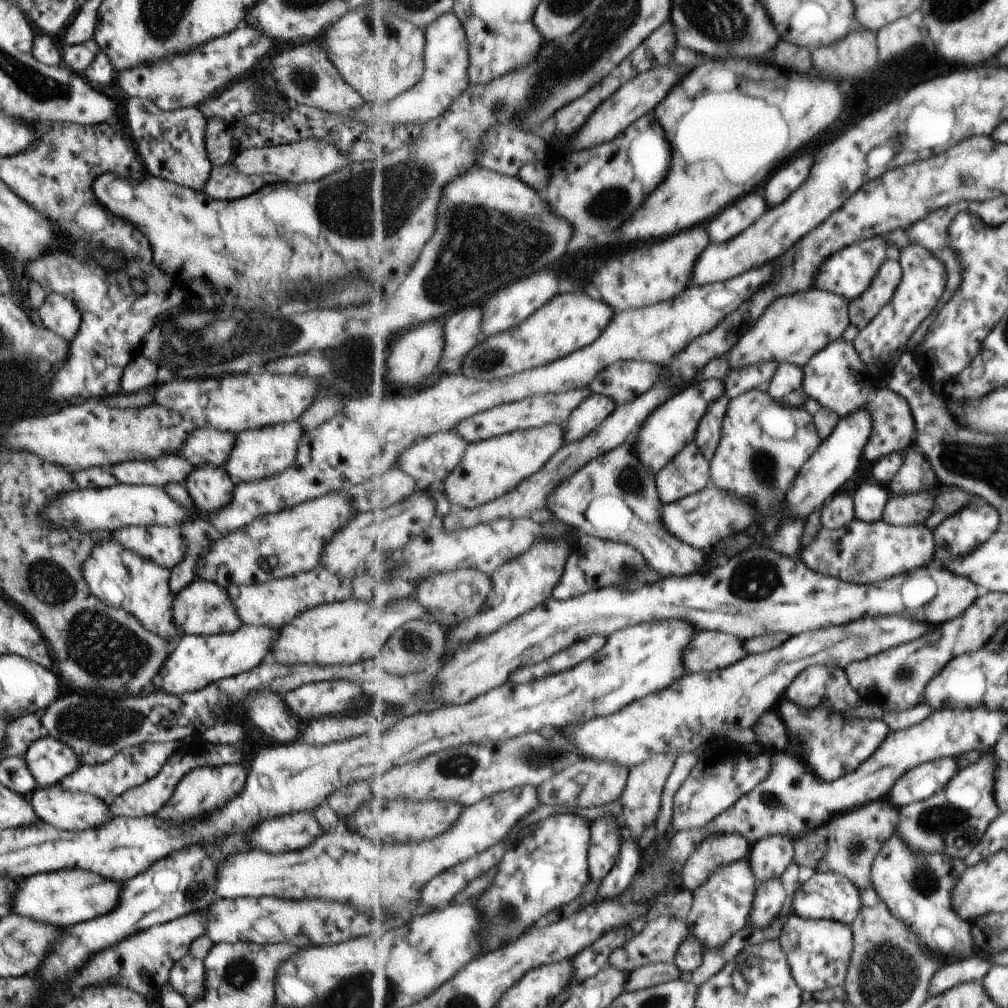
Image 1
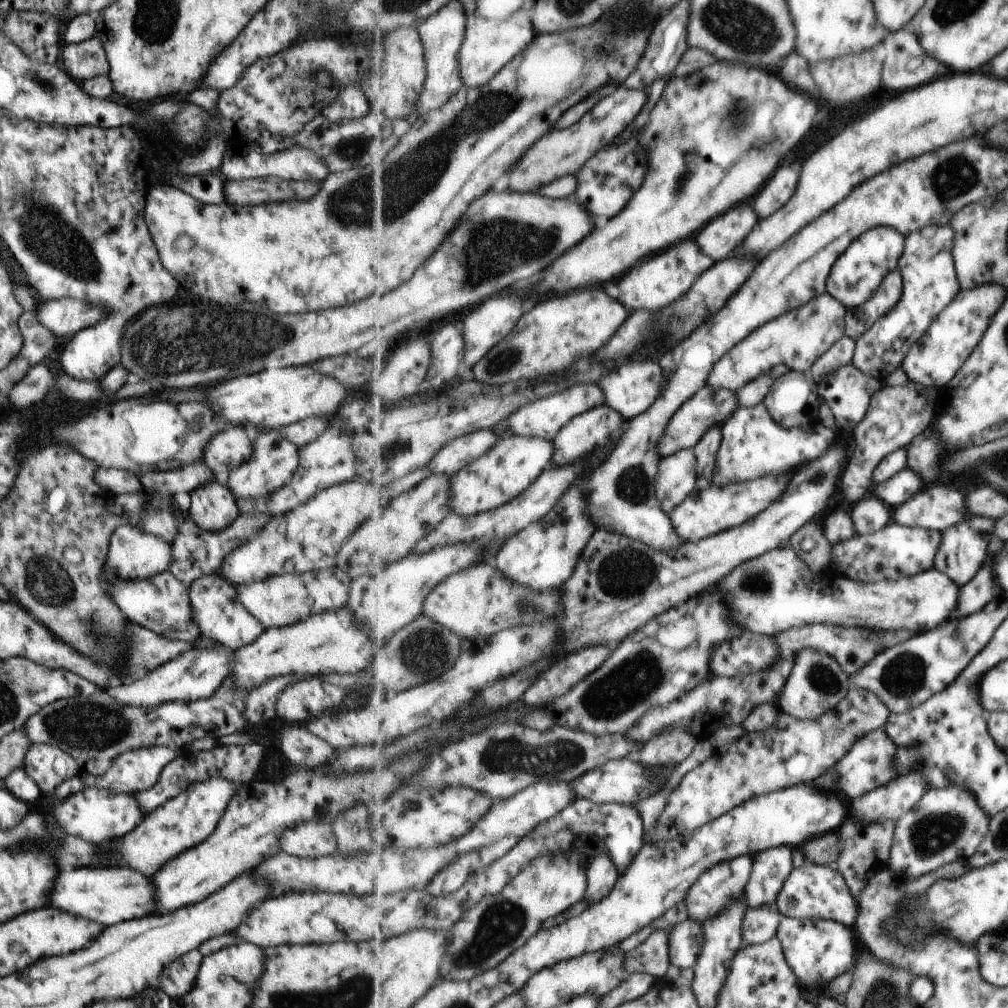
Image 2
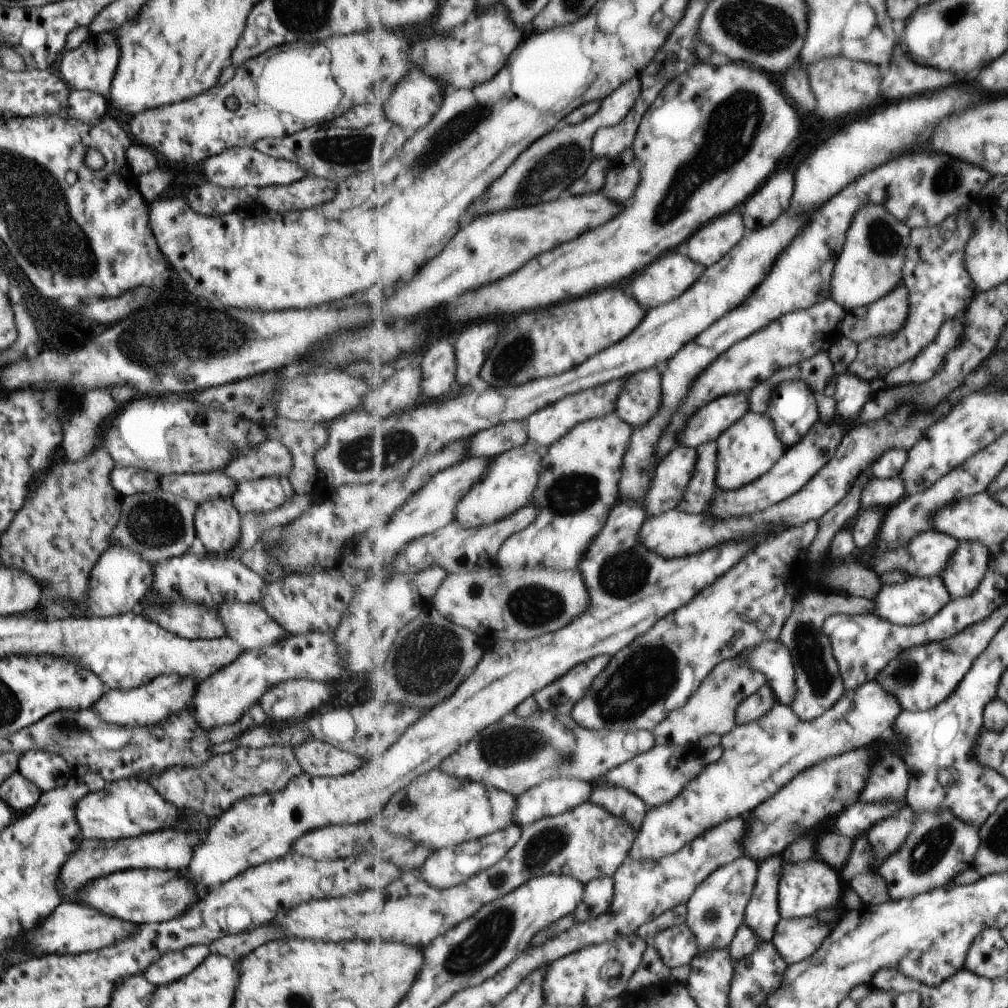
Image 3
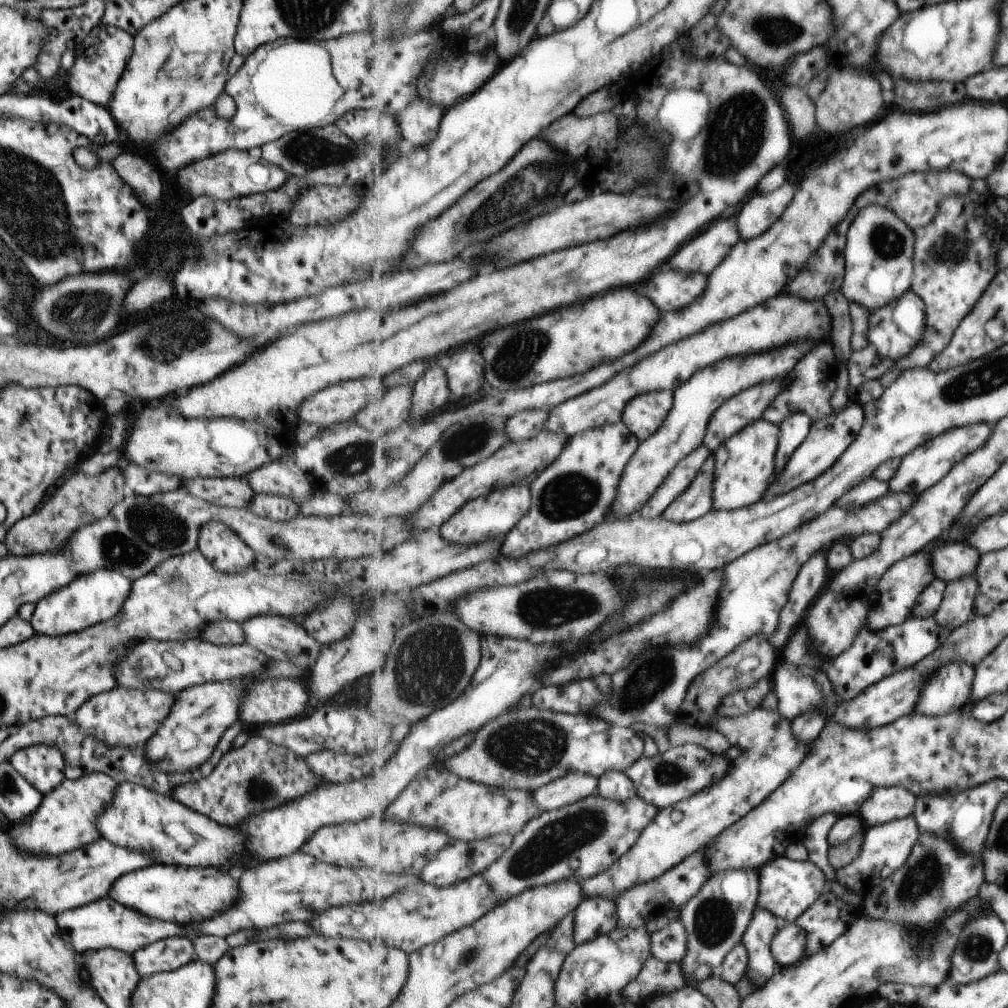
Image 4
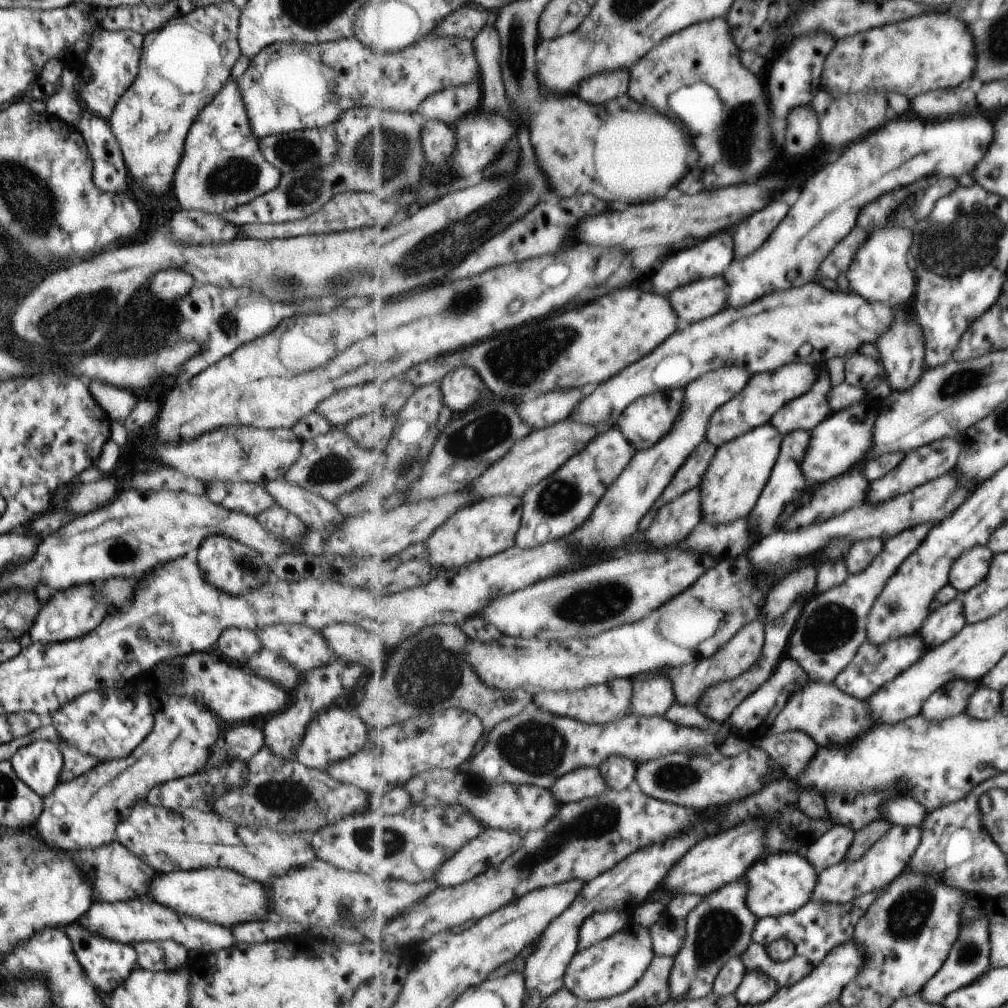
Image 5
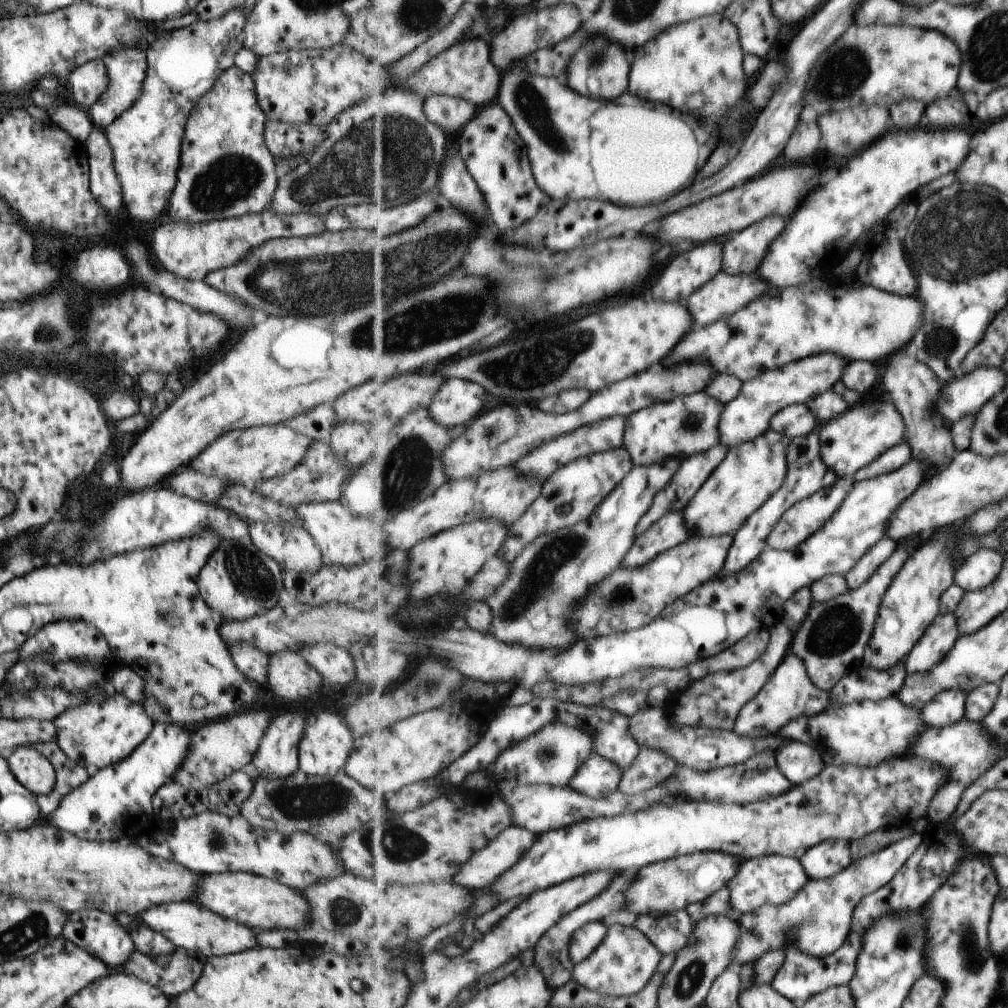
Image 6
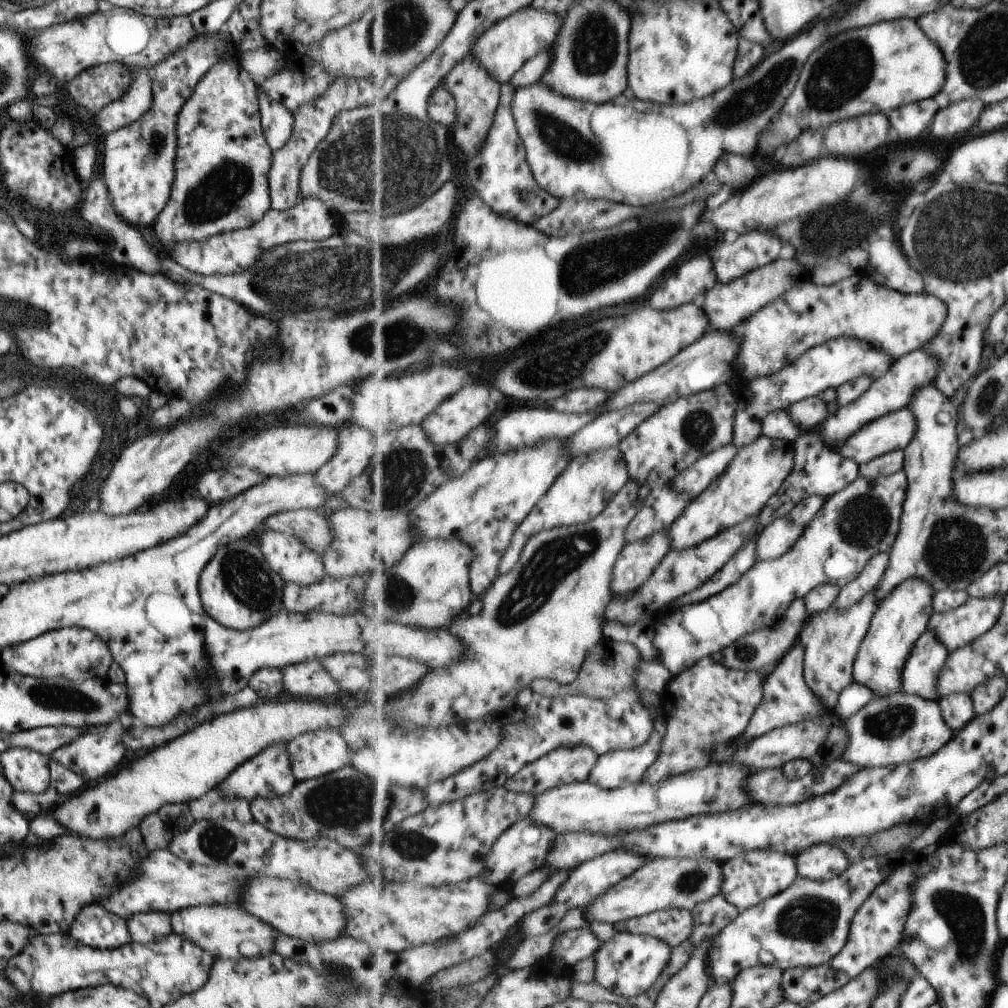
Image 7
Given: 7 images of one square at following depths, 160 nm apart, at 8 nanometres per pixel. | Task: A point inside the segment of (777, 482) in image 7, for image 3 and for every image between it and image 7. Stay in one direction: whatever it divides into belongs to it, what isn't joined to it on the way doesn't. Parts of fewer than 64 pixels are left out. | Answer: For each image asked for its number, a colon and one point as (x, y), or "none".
3: (747, 451)
4: (745, 465)
5: (740, 472)
6: (752, 472)

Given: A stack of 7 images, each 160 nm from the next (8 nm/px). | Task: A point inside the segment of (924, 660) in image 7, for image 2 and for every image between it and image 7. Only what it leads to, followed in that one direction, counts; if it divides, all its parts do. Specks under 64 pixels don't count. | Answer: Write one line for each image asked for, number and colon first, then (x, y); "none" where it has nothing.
2: (964, 548)
3: (965, 572)
4: (958, 607)
5: (943, 624)
6: (939, 639)

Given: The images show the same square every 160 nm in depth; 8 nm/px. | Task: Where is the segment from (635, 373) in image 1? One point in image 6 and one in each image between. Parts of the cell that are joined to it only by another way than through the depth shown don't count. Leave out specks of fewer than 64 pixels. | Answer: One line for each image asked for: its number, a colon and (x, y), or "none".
2: (631, 390)
3: (642, 398)
4: (644, 415)
5: (649, 420)
6: (687, 425)

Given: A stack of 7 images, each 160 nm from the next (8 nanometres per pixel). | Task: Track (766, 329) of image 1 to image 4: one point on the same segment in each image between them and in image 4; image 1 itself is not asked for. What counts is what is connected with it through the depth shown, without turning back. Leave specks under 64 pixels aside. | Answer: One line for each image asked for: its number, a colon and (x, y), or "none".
2: (798, 339)
3: (798, 336)
4: (696, 402)

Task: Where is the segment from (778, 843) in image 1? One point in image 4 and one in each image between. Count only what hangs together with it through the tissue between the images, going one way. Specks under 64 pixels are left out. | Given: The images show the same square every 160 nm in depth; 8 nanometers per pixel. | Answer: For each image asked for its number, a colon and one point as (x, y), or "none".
2: (773, 867)
3: (763, 914)
4: (762, 966)

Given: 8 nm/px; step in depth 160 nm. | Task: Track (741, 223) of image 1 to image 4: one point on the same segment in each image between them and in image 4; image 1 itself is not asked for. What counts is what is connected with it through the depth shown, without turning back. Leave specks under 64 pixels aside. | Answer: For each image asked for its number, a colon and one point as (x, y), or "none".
2: (724, 234)
3: (719, 238)
4: (706, 252)

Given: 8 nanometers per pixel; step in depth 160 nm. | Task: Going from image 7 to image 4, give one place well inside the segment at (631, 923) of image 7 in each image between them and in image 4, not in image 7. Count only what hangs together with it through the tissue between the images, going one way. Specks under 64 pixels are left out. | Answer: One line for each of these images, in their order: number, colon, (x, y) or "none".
4: (670, 944)
5: (668, 941)
6: (671, 933)

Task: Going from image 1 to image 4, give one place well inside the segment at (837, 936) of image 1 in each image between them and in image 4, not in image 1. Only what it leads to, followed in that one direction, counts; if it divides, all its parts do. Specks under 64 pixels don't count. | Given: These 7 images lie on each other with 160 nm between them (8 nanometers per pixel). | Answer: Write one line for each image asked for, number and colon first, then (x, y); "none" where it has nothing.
2: (818, 950)
3: (797, 939)
4: (789, 945)

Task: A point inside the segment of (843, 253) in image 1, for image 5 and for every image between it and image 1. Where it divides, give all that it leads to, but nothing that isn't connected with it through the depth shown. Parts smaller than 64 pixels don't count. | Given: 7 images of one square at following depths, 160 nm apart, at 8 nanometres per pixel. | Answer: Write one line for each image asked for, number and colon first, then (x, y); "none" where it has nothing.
2: (858, 274)
3: (871, 265)
4: (880, 253)
5: (882, 271)

